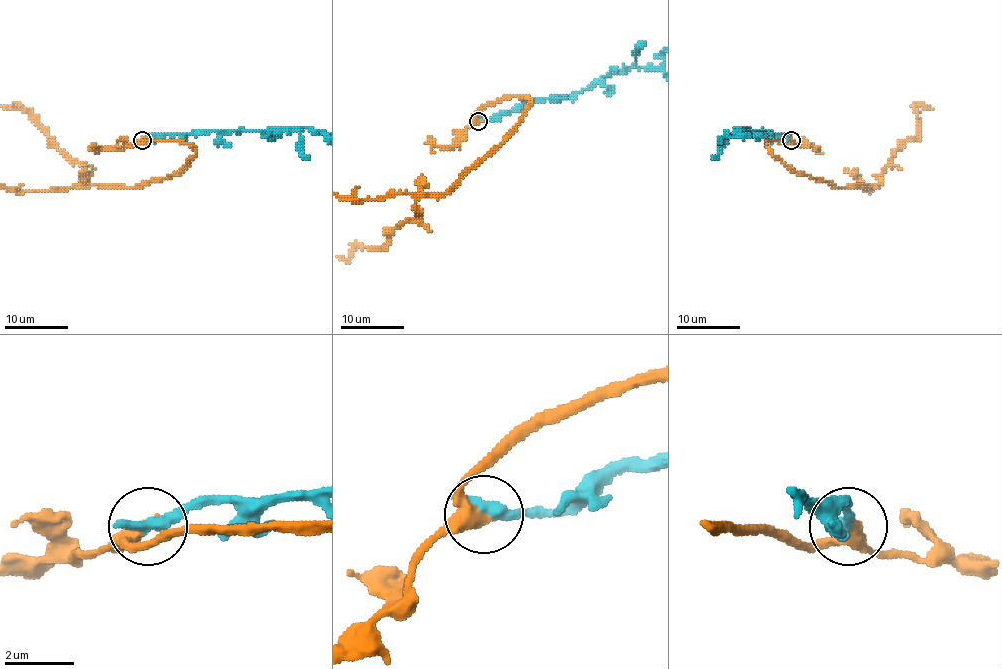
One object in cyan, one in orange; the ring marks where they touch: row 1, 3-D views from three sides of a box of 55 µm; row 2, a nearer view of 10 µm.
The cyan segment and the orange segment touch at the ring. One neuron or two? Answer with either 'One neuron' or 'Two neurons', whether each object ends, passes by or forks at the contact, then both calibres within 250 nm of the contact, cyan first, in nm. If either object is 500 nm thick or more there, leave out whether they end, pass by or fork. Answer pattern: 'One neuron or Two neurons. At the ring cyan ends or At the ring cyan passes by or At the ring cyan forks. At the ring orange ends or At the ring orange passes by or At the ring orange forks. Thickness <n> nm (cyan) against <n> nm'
Two neurons. At the ring cyan ends. At the ring orange passes by. Thickness 400 nm (cyan) against 360 nm

